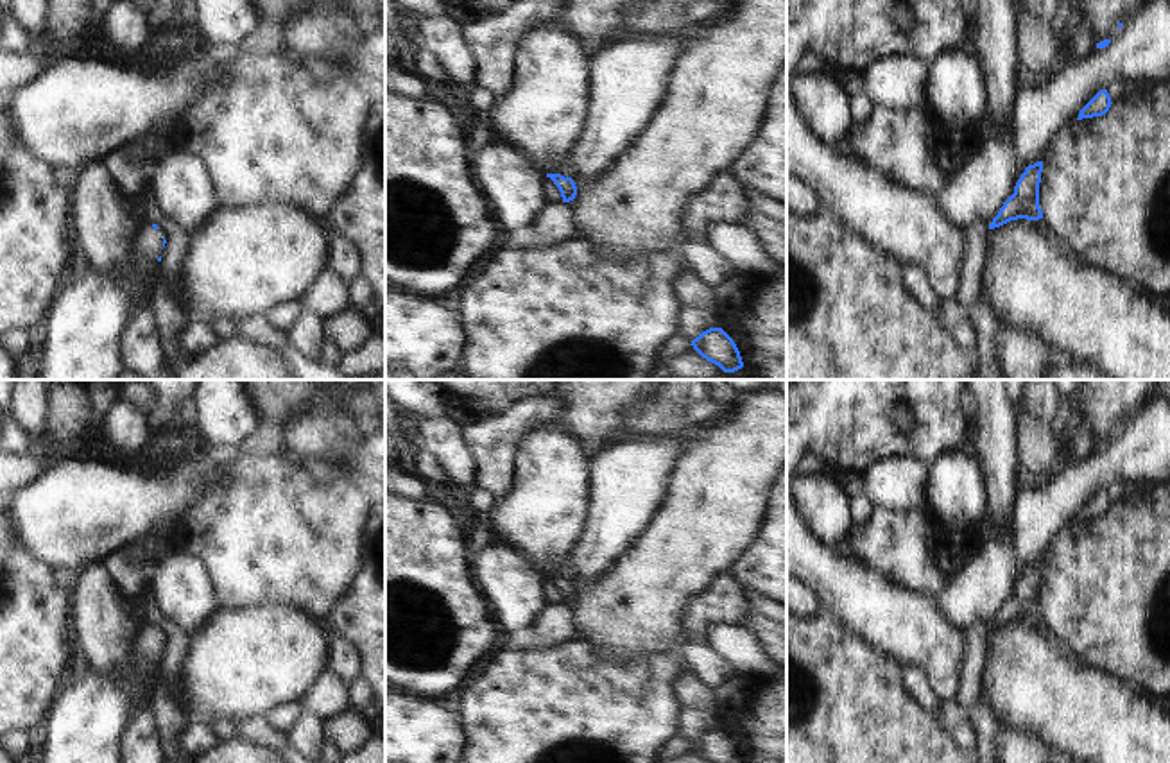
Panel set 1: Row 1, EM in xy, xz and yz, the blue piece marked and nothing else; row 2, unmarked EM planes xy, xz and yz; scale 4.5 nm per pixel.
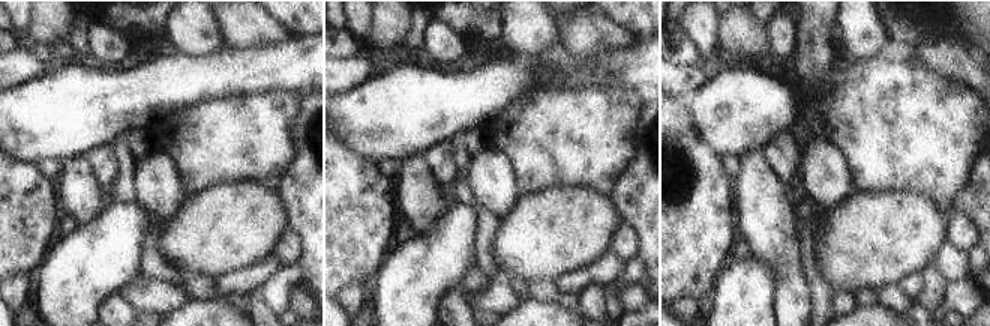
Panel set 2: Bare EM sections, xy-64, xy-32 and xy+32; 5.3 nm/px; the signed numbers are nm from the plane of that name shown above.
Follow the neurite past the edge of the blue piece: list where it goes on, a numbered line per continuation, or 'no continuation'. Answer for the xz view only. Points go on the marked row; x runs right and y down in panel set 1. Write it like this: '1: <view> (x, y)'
no continuation

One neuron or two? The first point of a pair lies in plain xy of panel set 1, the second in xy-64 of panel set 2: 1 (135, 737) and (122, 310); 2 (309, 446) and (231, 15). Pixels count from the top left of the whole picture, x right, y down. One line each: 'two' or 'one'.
1: one
2: one

